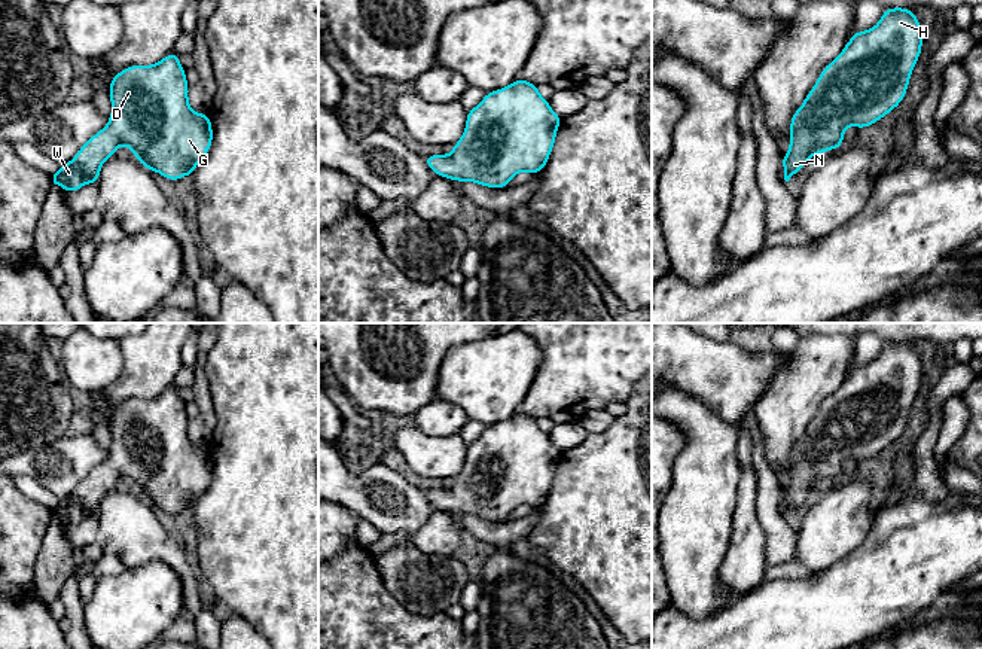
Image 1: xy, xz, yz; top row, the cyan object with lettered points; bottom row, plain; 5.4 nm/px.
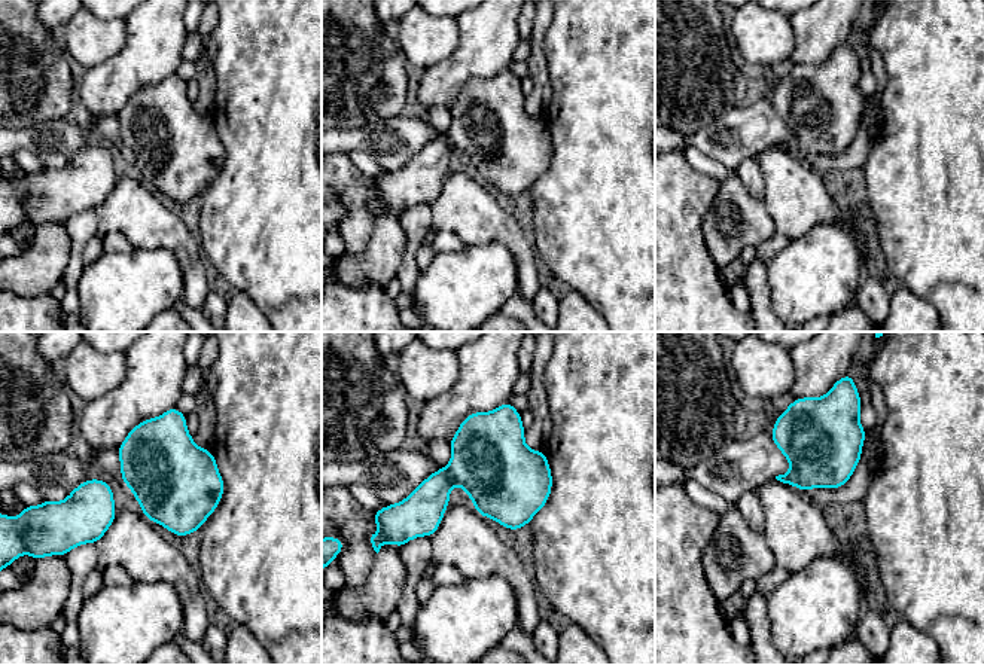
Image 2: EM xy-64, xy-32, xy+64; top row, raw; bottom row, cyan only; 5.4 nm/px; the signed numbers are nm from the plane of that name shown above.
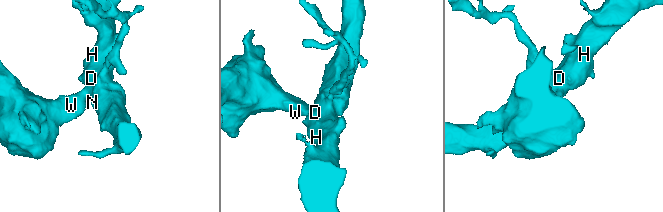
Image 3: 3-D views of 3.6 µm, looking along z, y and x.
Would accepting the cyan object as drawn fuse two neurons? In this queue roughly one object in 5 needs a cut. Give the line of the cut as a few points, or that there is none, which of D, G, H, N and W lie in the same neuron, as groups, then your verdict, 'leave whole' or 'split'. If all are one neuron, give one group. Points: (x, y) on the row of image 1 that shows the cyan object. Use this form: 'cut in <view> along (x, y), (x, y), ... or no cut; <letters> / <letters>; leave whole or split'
no cut; D G H N W; leave whole

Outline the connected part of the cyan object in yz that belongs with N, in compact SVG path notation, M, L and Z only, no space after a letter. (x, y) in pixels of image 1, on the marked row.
M884 9L875 27L867 31L854 30L842 52L821 70L802 106L792 115L790 150L781 156L784 180L799 173L815 153L842 147L848 125L867 128L897 109L921 51L922 31L912 9Z

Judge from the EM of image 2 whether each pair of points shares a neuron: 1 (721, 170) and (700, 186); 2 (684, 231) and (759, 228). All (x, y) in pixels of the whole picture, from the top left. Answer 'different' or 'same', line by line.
1: different
2: different

